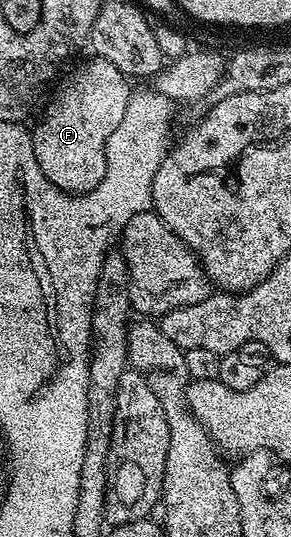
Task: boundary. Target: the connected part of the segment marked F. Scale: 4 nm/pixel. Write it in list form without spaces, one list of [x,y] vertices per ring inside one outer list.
[[[91,58],[91,61],[52,98],[47,104],[47,109],[43,112],[43,117],[39,120],[39,125],[31,132],[33,142],[33,154],[49,182],[57,186],[62,192],[72,194],[85,194],[105,178],[105,166],[107,165],[107,155],[105,146],[109,142],[109,134],[121,126],[121,118],[125,118],[125,110],[129,106],[129,98],[133,91],[129,86],[128,77],[124,76],[113,62]]]

